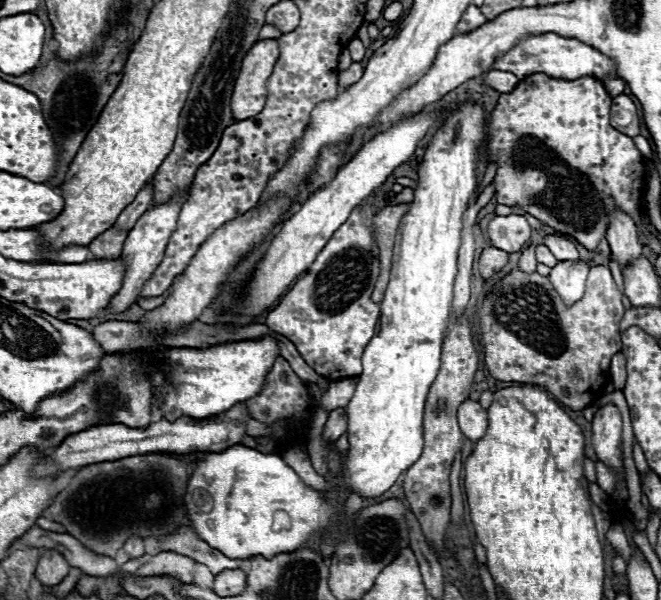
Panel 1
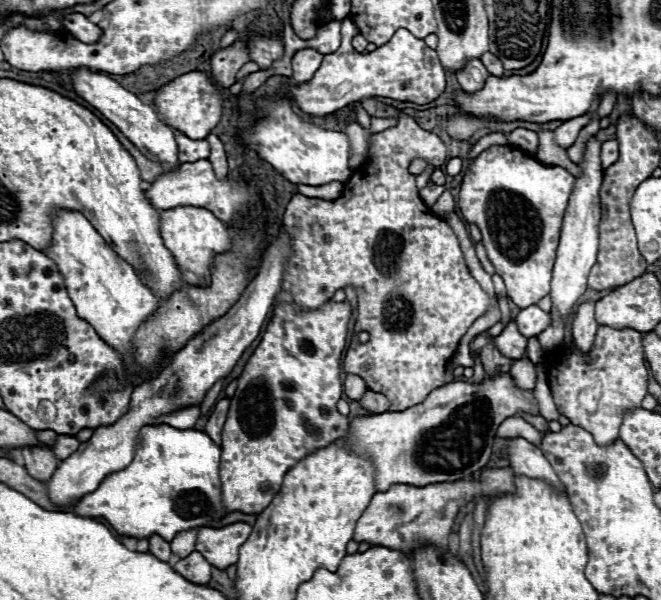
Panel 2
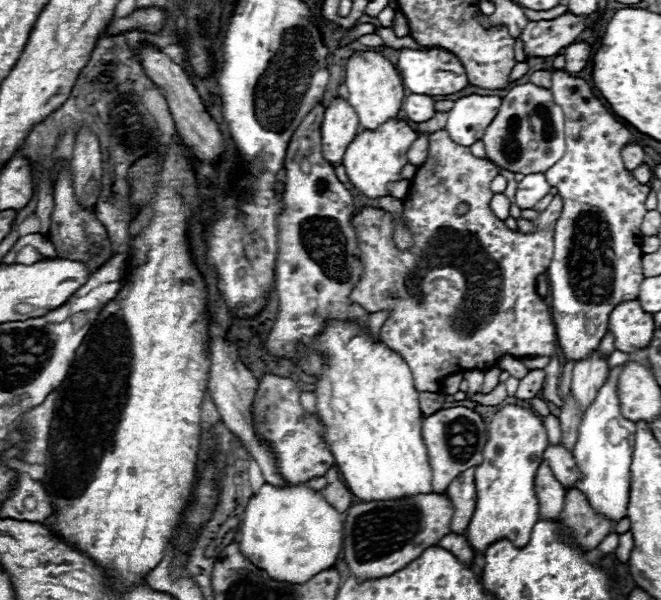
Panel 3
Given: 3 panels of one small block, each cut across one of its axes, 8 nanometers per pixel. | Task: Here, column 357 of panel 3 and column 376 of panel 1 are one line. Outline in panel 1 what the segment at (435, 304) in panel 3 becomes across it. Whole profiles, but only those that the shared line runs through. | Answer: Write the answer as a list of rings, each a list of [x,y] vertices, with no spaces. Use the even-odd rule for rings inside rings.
[[[400,204],[400,206],[386,206],[374,216],[374,234],[378,238],[378,248],[380,248],[380,280],[372,294],[374,302],[382,302],[384,298],[384,290],[388,286],[388,274],[390,274],[394,236],[404,212],[406,212],[406,204]]]

